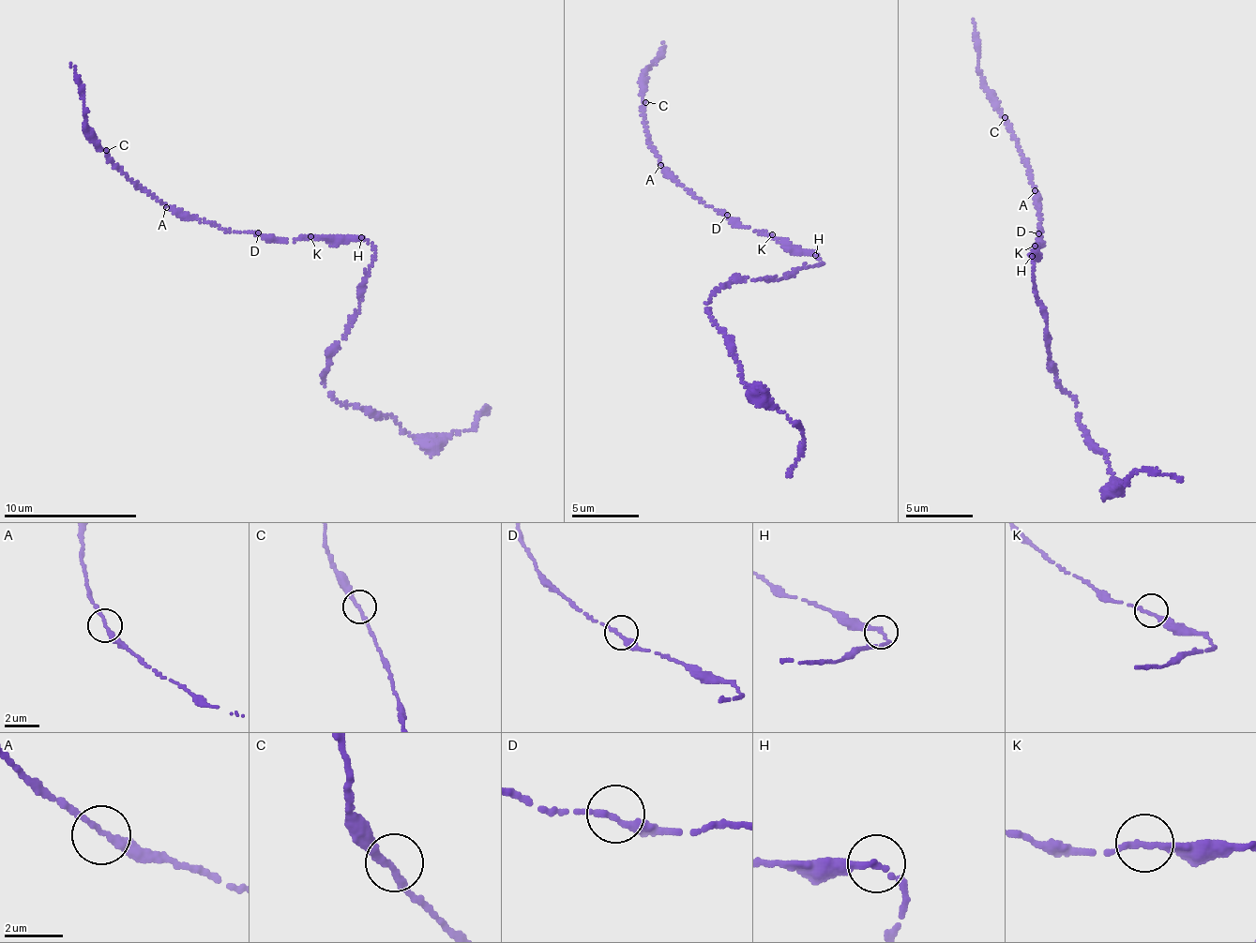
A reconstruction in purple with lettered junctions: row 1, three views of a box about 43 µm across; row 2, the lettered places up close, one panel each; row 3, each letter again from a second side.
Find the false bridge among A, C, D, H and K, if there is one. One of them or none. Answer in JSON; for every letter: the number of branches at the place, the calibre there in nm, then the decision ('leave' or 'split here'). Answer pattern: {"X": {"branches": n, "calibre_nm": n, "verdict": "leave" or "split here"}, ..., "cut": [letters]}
{"A": {"branches": 2, "calibre_nm": 240, "verdict": "leave"}, "C": {"branches": 2, "calibre_nm": 240, "verdict": "leave"}, "D": {"branches": 1, "calibre_nm": 340, "verdict": "leave"}, "H": {"branches": 2, "calibre_nm": 240, "verdict": "leave"}, "K": {"branches": 2, "calibre_nm": 220, "verdict": "leave"}, "cut": []}

